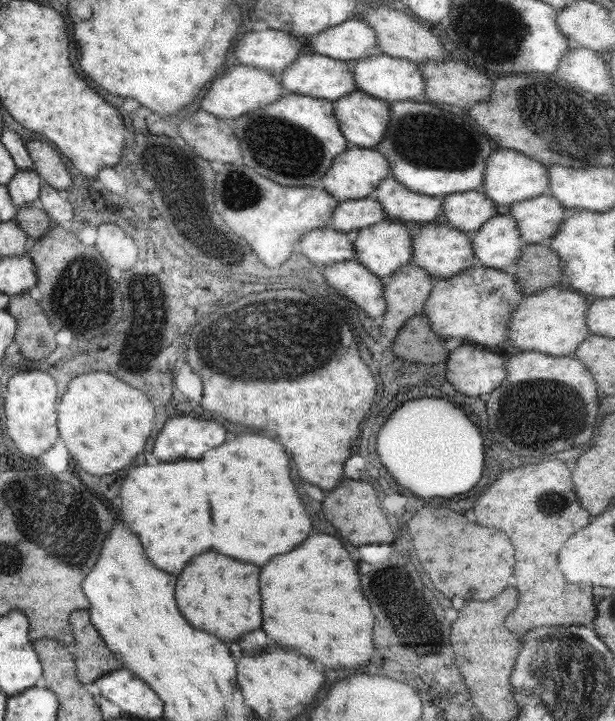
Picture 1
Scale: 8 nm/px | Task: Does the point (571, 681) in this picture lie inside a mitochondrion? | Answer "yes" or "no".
yes

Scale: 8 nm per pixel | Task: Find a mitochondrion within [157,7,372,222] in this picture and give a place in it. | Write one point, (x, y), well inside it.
(273, 140)

